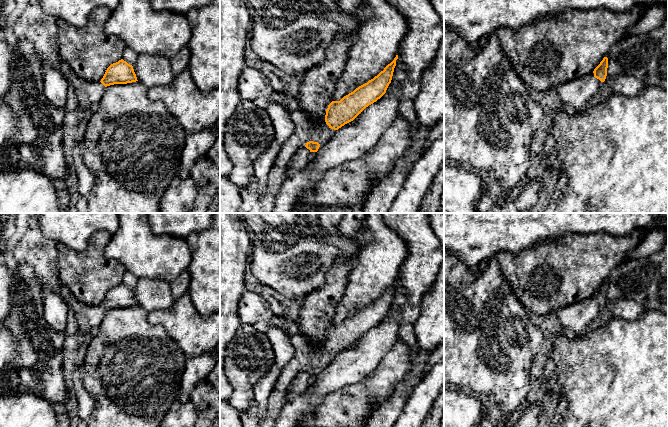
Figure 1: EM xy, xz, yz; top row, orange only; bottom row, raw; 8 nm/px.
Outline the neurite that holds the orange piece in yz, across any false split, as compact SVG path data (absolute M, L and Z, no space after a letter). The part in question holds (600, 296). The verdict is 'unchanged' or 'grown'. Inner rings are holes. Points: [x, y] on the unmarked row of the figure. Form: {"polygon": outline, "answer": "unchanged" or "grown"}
{"polygon": "M604 281L594 293L593 299L586 298L556 311L556 315L569 334L581 335L598 319L607 300L608 282Z", "answer": "grown"}

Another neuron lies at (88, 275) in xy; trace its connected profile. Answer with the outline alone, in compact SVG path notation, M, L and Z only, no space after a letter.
M106 230L97 231L83 251L57 244L59 281L82 304L101 305L107 292L123 282L126 268L104 255L111 237Z

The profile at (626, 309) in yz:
M620 298L615 300L606 300L607 305L613 317L623 320L637 320L645 312L644 308L634 300Z

